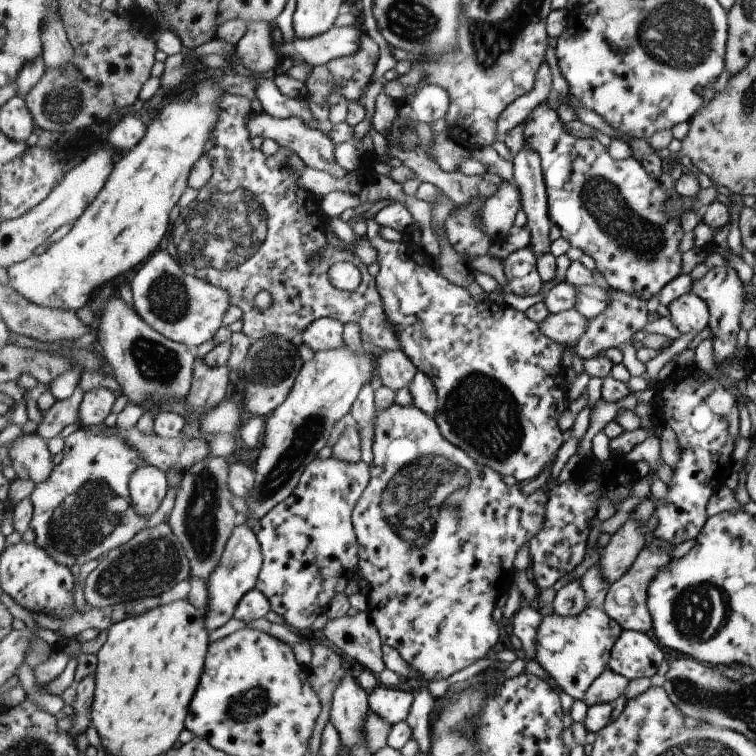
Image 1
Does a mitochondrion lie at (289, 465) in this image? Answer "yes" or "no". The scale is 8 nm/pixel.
yes

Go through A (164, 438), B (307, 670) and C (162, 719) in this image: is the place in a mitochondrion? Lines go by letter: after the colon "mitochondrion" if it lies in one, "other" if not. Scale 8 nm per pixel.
A: other
B: other
C: other

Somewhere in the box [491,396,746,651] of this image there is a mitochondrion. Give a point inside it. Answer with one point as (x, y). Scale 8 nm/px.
(698, 621)

